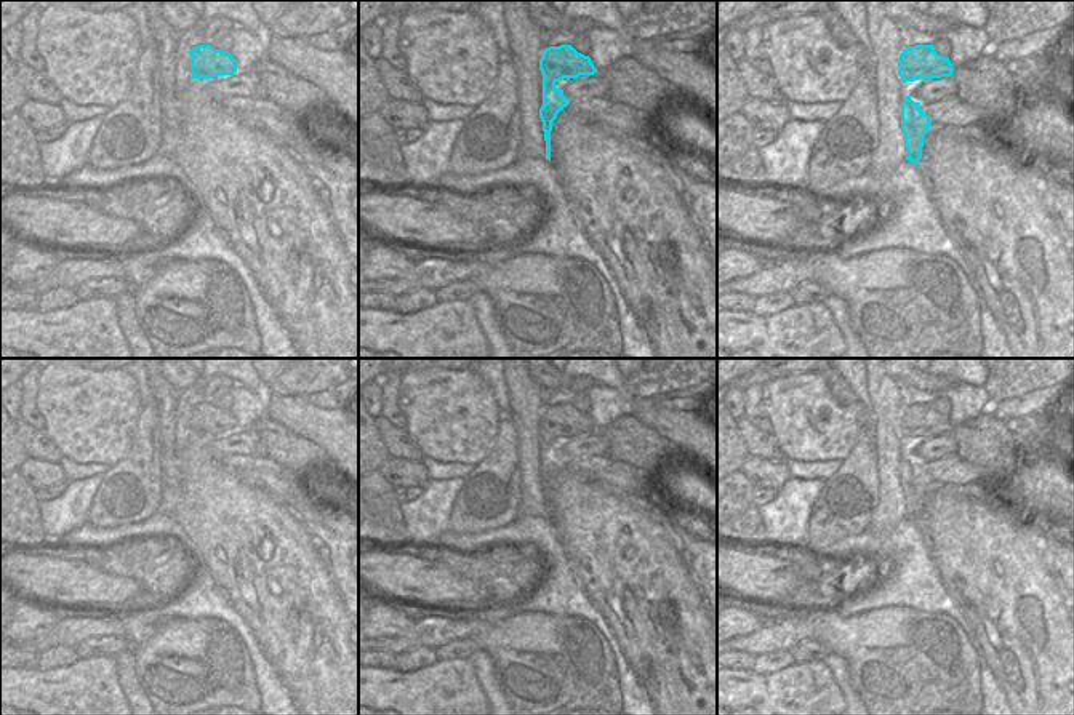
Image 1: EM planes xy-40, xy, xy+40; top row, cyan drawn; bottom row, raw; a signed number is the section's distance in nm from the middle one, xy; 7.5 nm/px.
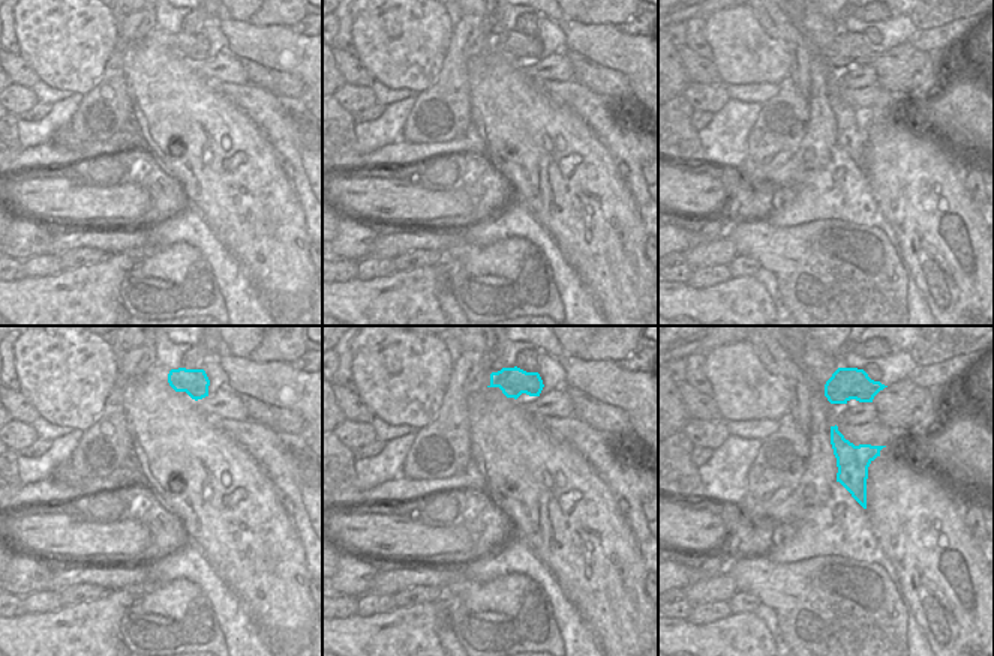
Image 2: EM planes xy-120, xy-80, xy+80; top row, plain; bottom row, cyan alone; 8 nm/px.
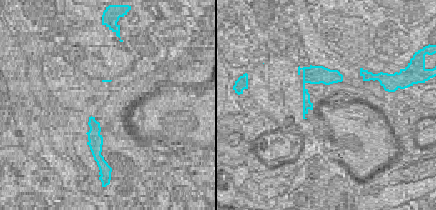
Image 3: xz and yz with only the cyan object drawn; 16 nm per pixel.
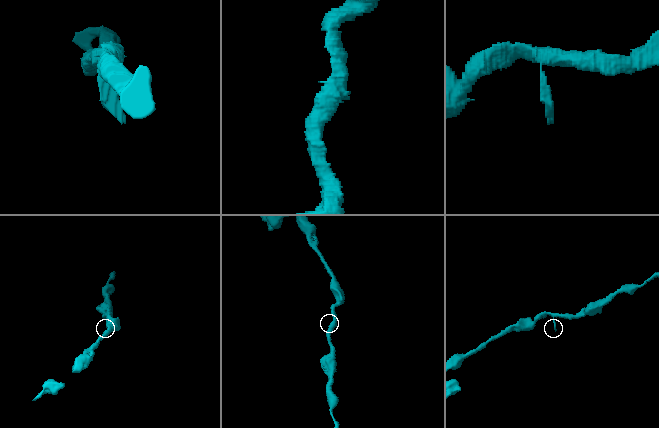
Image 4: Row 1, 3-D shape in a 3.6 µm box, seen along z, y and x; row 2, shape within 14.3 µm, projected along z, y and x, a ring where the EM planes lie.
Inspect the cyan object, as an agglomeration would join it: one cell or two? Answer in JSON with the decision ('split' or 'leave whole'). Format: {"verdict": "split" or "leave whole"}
{"verdict": "leave whole"}

